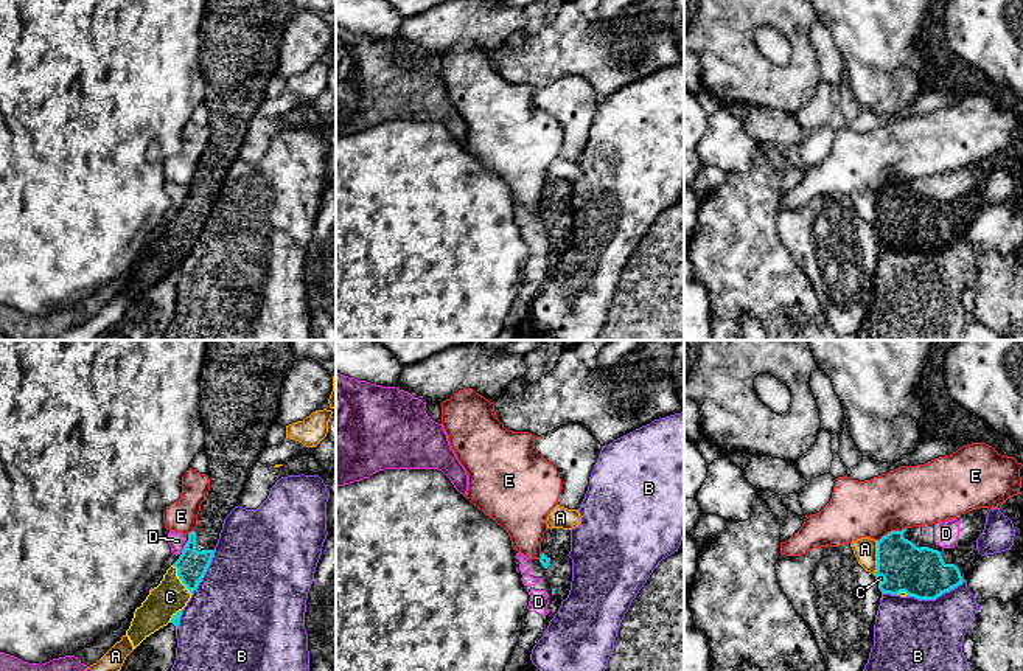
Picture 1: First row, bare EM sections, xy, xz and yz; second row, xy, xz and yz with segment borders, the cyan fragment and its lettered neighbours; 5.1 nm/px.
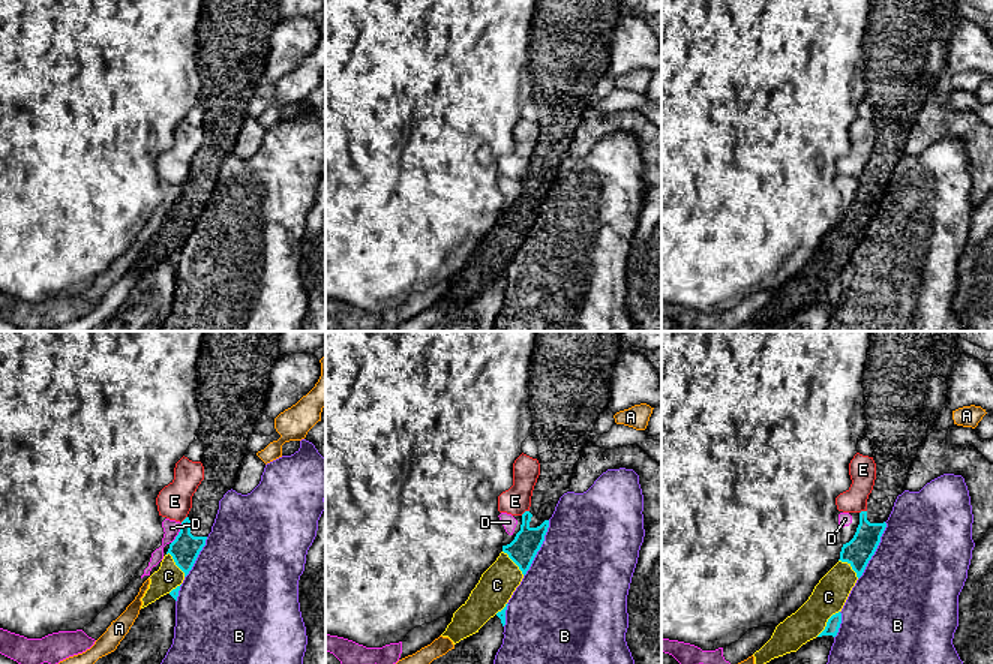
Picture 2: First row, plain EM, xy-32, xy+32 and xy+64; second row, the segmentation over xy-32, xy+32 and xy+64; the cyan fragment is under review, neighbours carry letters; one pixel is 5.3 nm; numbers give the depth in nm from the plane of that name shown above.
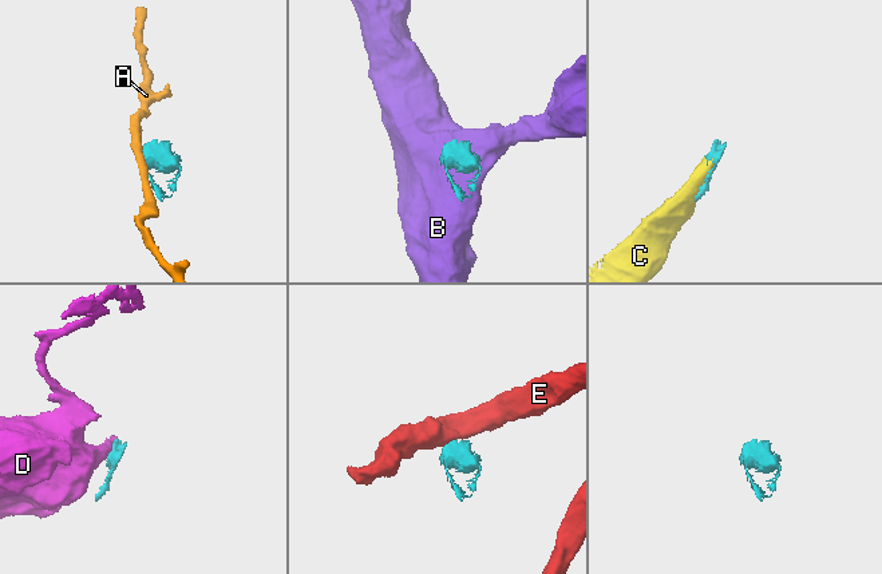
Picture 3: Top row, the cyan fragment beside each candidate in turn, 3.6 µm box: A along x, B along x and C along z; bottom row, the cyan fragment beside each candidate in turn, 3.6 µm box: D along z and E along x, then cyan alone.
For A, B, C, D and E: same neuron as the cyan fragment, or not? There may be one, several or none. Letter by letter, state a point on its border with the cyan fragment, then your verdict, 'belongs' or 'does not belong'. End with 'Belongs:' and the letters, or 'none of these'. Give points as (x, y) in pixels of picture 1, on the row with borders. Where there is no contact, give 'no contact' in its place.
A: yz (877, 558) | does not belong
B: yz (935, 598) | does not belong
C: xy (179, 578) | belongs
D: xy (185, 547) | does not belong
E: yz (891, 531) | does not belong
Belongs: C

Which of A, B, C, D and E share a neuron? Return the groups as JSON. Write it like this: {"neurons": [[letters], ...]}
{"neurons": [["A"], ["B"], ["C"], ["D"], ["E"]]}

